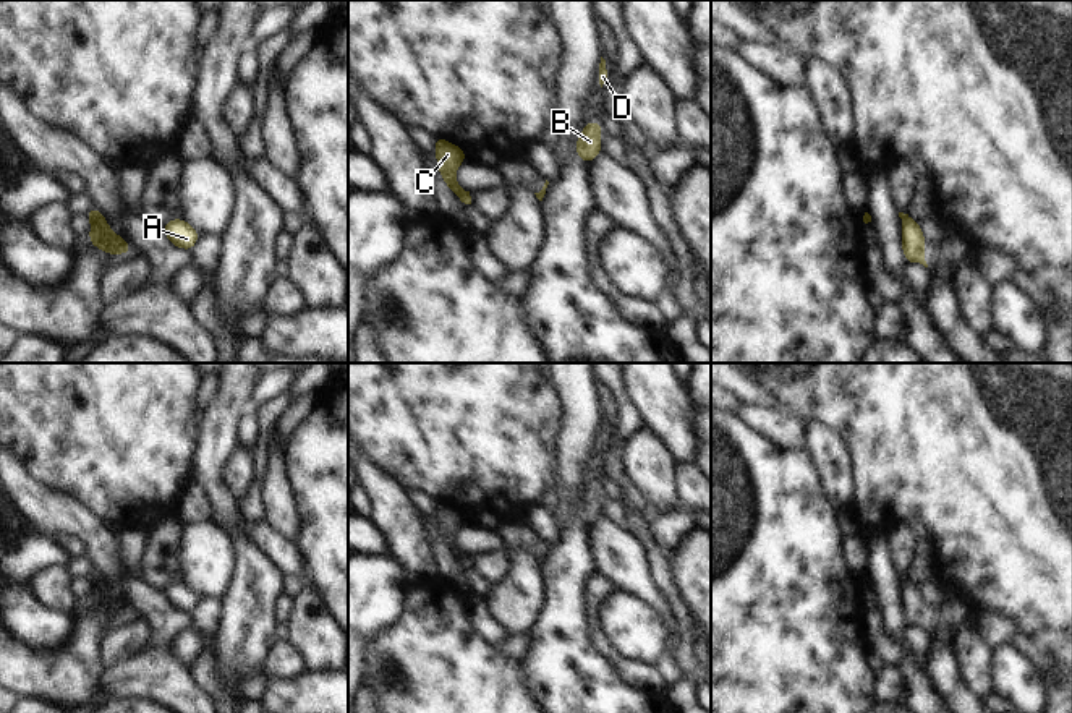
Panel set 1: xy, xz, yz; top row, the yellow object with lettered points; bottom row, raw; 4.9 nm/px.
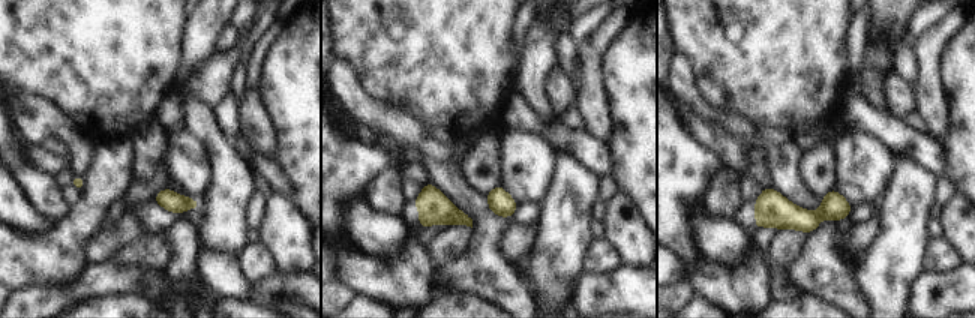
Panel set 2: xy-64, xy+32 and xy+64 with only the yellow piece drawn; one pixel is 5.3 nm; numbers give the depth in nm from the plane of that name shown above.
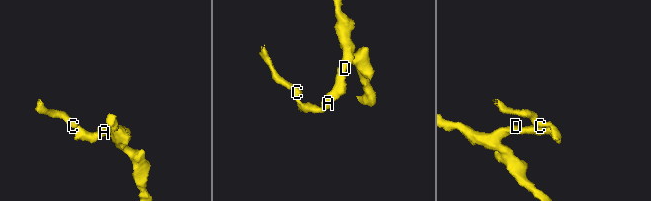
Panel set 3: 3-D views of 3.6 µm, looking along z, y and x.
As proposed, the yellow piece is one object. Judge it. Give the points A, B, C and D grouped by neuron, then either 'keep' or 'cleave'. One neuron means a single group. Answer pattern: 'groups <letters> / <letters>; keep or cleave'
groups A B D / C; cleave

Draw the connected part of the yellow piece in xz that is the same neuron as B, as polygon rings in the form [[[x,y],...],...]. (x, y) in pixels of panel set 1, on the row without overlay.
[[[589,485],[583,491],[583,497],[576,504],[576,517],[589,527],[601,514],[599,497],[601,485]]]

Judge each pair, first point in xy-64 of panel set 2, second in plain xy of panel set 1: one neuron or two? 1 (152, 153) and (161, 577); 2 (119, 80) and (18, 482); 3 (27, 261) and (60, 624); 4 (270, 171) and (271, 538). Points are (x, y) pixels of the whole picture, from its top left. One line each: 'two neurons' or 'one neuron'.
1: one neuron
2: two neurons
3: two neurons
4: one neuron

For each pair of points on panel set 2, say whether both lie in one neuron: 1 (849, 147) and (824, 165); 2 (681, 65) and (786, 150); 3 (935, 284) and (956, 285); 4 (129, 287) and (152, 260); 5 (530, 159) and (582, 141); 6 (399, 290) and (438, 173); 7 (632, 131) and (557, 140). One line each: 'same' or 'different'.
1: different
2: same
3: same
4: different
5: different
6: different
7: different

